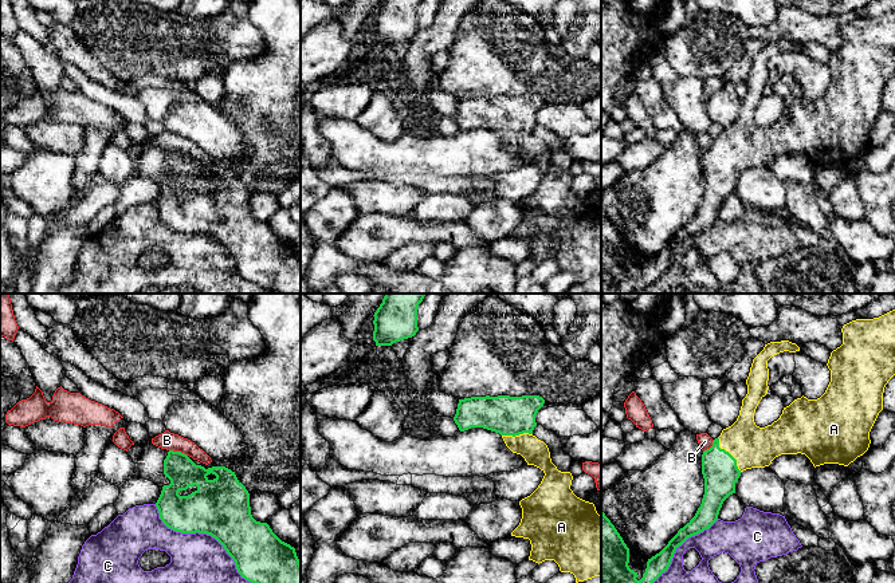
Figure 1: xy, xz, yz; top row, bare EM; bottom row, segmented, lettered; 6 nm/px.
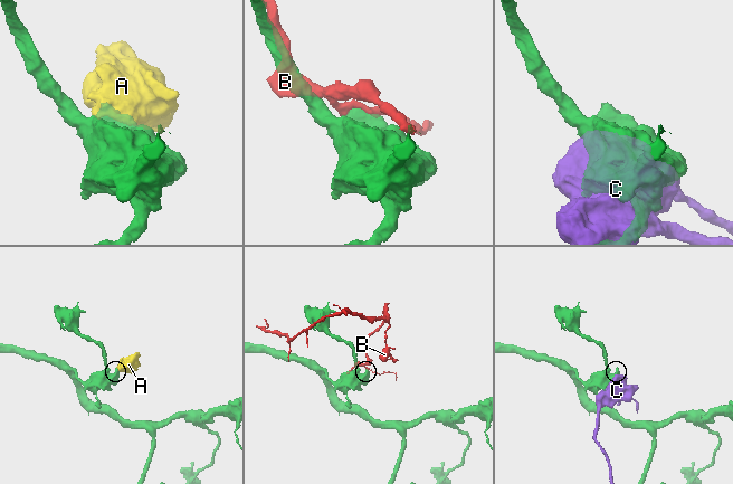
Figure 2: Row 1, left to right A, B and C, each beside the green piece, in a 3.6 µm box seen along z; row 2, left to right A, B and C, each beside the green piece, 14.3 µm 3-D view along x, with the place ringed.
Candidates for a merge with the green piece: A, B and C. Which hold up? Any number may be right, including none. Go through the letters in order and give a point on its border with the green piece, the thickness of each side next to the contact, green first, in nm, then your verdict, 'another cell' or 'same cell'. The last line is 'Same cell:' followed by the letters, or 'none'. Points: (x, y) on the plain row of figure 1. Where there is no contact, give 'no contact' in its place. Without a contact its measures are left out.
A: yz (729, 153) | 220/260 nm | same cell
B: xy (179, 152) | 180/110 nm | another cell
C: xy (216, 239) | 340/420 nm | another cell
Same cell: A

